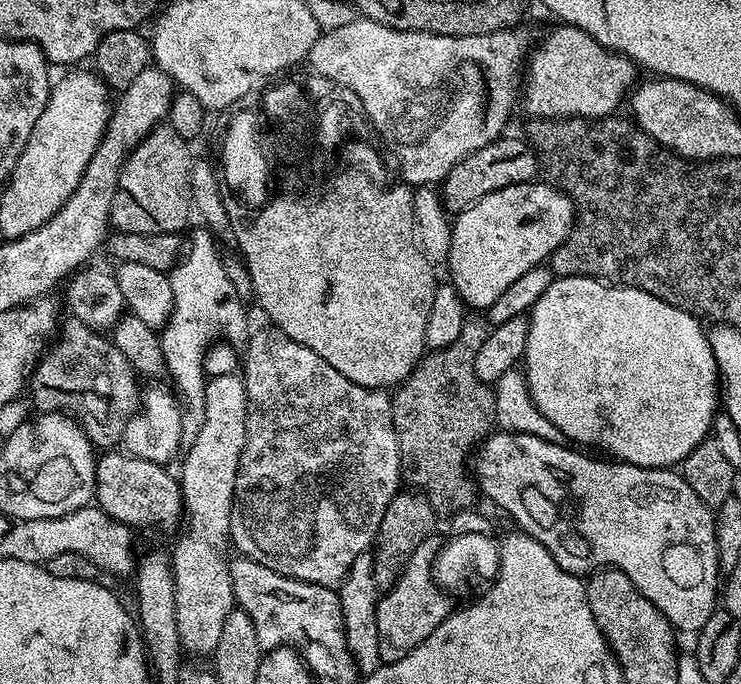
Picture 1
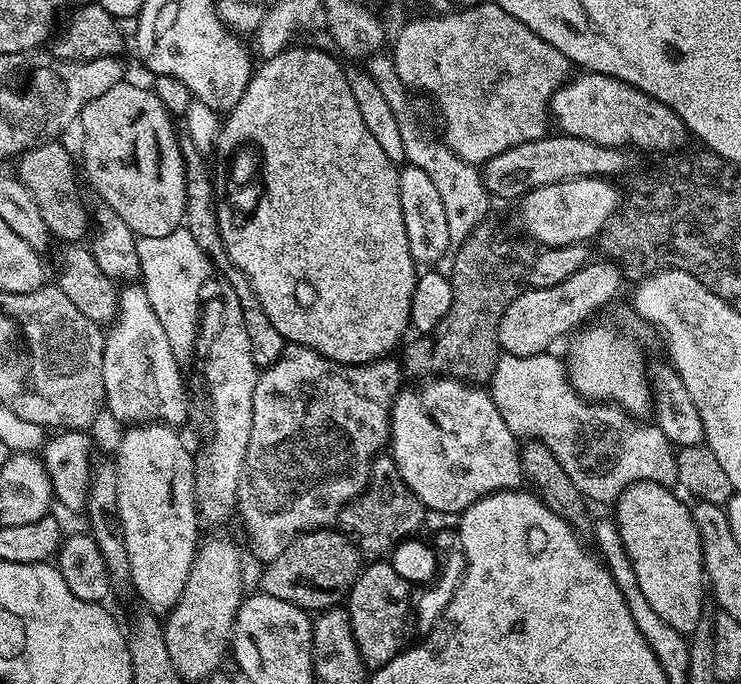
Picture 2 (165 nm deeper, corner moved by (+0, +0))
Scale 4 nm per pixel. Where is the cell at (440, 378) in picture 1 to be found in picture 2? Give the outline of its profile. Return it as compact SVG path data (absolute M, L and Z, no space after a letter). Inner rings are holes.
M490 223L480 224L455 249L450 271L452 301L446 318L432 332L417 335L417 340L409 339L403 345L402 368L407 375L416 376L412 378L451 378L477 386L491 381L502 355L498 324L506 306L525 287L538 248L528 238L507 240Z

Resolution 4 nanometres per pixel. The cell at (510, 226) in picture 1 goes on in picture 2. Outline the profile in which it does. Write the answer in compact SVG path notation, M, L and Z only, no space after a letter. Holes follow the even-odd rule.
M587 176L581 180L567 180L566 182L535 188L533 192L528 192L519 201L520 224L529 232L525 233L540 246L553 248L563 244L579 244L591 241L591 236L592 239L599 237L600 233L604 231L604 224L614 215L622 203L621 189L619 192L612 184L615 183L609 182L604 178Z

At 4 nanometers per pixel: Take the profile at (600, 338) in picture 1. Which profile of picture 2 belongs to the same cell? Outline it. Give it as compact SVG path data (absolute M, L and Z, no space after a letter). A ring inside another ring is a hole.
M595 324L575 333L576 341L566 355L568 378L574 390L586 400L615 404L632 417L646 417L644 415L649 415L652 406L652 389L650 372L646 364L644 368L639 346L608 324Z

